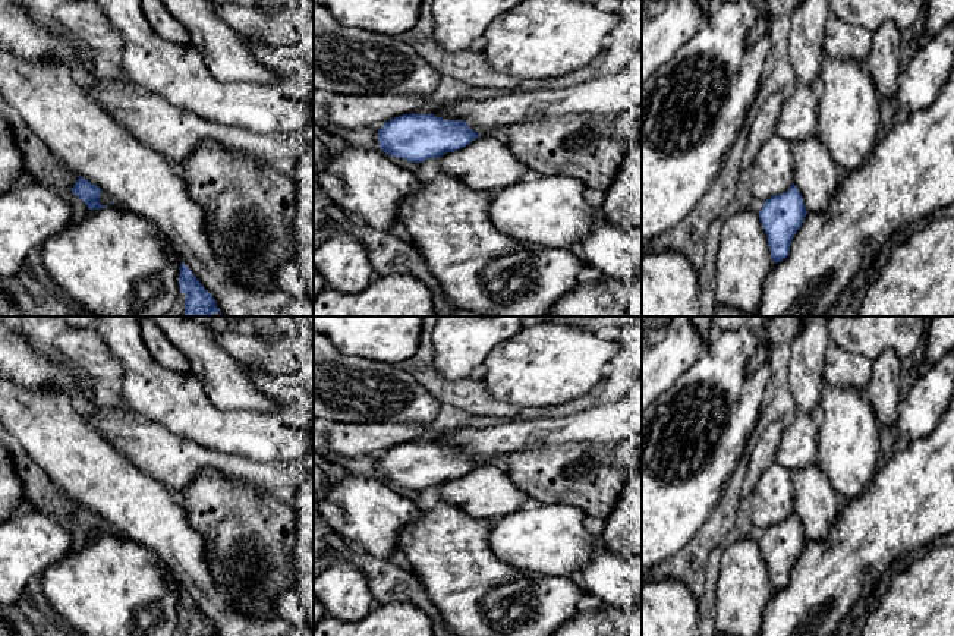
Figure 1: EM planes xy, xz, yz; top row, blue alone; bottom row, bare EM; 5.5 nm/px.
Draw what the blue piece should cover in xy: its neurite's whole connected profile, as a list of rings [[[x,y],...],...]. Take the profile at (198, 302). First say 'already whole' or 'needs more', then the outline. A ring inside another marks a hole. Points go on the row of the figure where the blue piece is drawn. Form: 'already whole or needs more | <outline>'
already whole | [[[183,262],[180,264],[179,287],[186,295],[183,308],[186,317],[212,317],[215,312],[221,314],[212,295],[204,289]]]

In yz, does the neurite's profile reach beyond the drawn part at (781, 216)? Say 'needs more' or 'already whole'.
already whole

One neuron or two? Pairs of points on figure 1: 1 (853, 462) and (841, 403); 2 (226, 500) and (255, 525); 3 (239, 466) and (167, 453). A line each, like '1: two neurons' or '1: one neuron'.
1: one neuron
2: one neuron
3: one neuron

